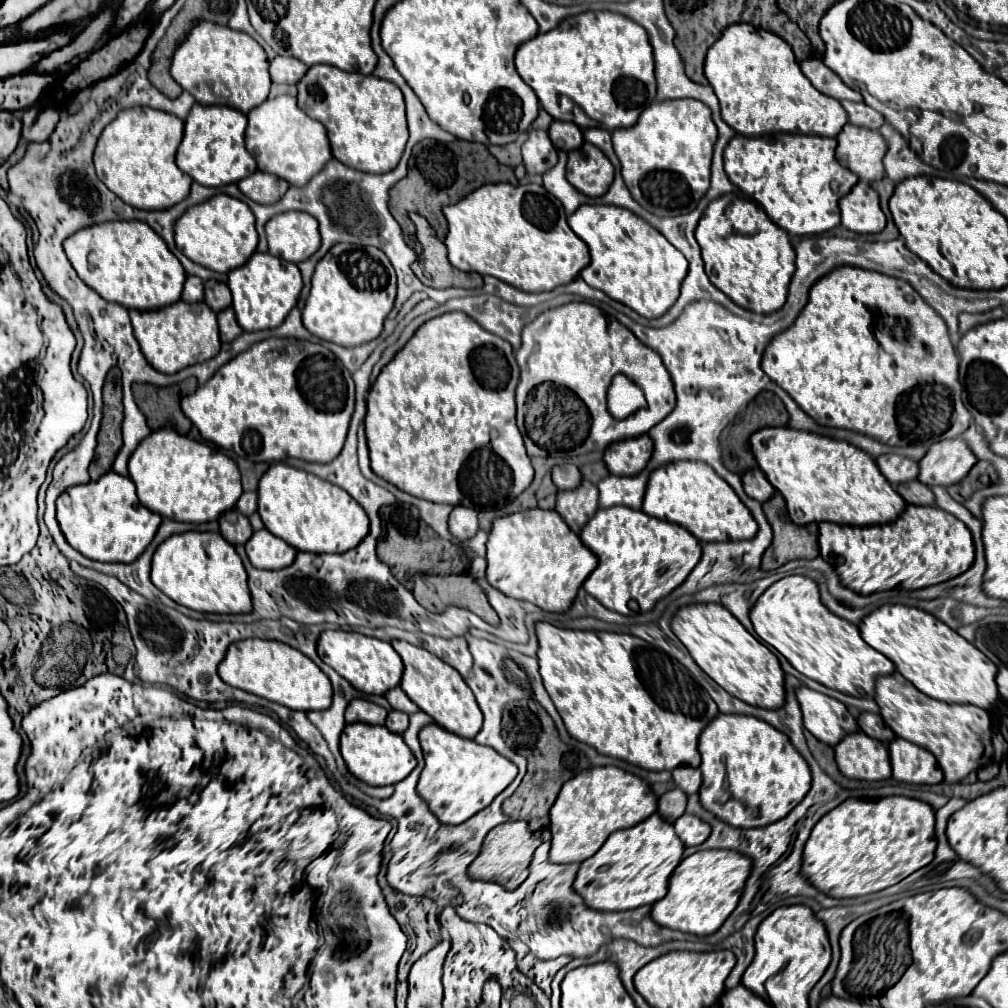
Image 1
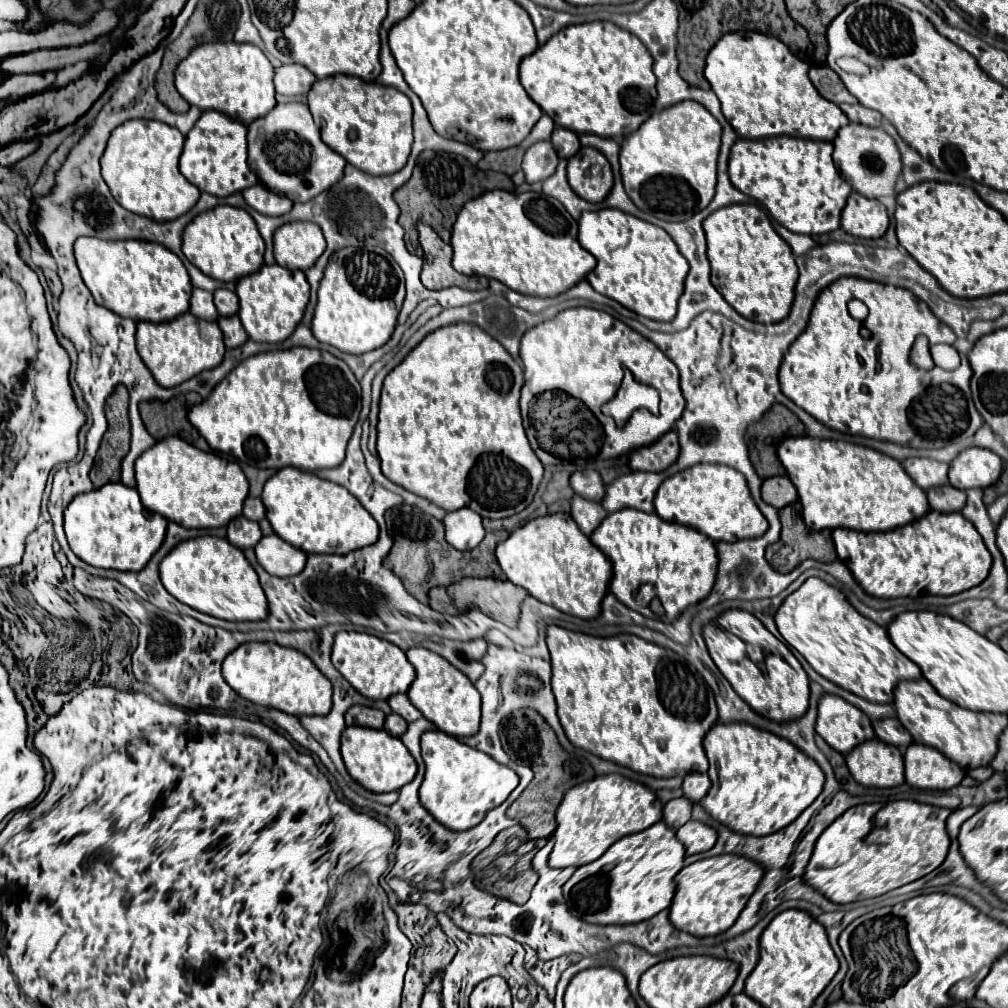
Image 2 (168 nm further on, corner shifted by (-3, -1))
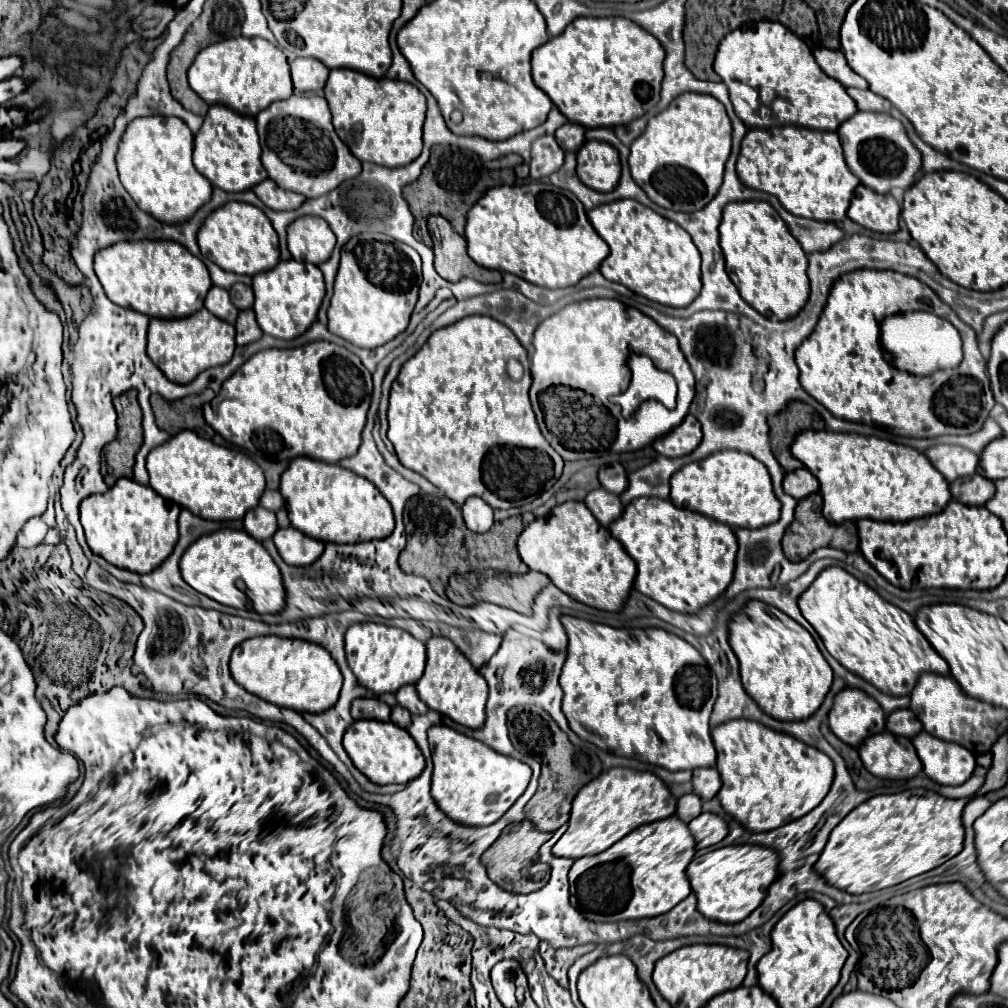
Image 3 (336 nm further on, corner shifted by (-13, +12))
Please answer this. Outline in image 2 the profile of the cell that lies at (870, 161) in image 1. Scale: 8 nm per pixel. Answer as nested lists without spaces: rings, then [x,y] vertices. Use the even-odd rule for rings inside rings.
[[[848,123],[842,127],[834,139],[834,163],[840,175],[850,183],[850,187],[870,199],[894,195],[896,179],[902,171],[900,153],[894,139],[884,133],[880,127],[872,129],[858,123]]]

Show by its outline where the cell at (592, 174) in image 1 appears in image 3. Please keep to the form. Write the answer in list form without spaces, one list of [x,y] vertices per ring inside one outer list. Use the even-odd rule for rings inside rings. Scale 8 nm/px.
[[[584,142],[578,150],[578,178],[592,190],[610,192],[620,180],[618,150],[606,142]]]

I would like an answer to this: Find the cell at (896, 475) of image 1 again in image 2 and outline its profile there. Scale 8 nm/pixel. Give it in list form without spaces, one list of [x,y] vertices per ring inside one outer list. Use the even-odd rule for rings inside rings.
[[[910,457],[902,461],[902,467],[910,475],[910,479],[914,479],[914,483],[918,483],[918,487],[922,489],[946,483],[948,463],[938,463],[934,459],[924,459],[924,457]]]

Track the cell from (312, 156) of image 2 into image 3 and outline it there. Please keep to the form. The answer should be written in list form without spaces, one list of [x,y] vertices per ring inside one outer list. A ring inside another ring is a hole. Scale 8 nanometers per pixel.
[[[290,96],[288,100],[274,102],[256,116],[256,124],[262,144],[262,164],[270,180],[274,180],[278,186],[284,186],[286,190],[304,194],[306,198],[318,198],[338,188],[344,180],[356,178],[362,170],[360,160],[354,158],[348,146],[338,138],[330,120],[328,102],[322,96]]]

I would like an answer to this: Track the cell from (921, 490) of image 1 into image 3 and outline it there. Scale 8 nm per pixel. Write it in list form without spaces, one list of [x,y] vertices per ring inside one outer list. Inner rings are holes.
[[[970,476],[970,478],[962,478],[962,480],[954,480],[950,484],[950,492],[952,498],[968,504],[968,506],[984,506],[992,494],[996,492],[994,482],[984,478],[984,476]]]

